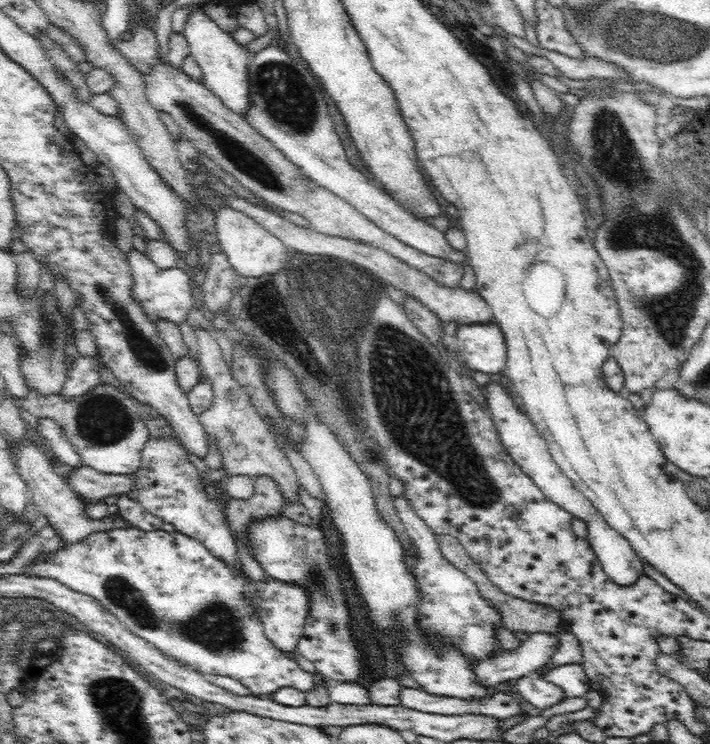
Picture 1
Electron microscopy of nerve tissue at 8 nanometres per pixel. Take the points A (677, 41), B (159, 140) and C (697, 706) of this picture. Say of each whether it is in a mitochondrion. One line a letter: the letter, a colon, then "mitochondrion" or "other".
A: mitochondrion
B: other
C: other

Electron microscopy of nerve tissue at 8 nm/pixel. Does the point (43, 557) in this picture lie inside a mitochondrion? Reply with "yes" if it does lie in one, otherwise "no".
no

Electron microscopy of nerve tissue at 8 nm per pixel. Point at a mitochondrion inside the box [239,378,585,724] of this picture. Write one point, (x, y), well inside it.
(321, 578)

